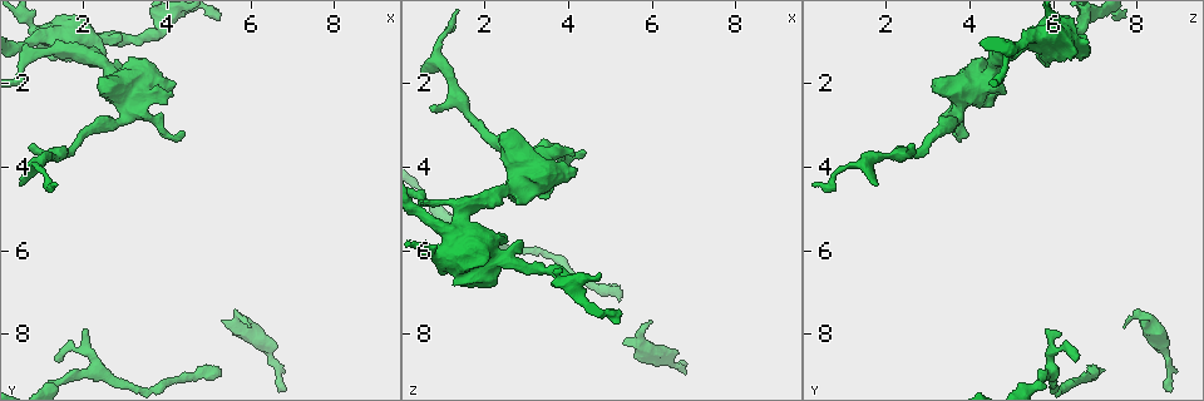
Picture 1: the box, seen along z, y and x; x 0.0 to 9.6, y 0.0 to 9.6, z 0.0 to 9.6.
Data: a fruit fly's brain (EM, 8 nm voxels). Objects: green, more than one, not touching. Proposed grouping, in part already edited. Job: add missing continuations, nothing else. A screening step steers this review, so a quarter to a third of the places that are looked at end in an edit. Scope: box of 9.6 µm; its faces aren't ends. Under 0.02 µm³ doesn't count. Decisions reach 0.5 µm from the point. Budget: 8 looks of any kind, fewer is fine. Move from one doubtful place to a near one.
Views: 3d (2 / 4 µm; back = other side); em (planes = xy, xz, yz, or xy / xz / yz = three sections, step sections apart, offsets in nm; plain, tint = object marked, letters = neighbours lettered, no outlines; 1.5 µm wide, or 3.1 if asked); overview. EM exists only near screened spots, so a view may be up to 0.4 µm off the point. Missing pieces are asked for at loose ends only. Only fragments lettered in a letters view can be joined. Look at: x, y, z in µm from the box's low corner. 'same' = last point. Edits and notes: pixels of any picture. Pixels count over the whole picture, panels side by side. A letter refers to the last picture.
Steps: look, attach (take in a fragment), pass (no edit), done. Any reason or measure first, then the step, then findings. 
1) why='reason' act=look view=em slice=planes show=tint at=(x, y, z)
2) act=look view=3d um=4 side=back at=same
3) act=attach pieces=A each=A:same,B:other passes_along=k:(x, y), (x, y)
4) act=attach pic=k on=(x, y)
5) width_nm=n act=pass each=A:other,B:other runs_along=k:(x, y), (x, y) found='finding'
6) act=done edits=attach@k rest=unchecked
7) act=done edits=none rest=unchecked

why='thick end' act=look view=3d um=4 at=(2.55, 1.90, 3.05)

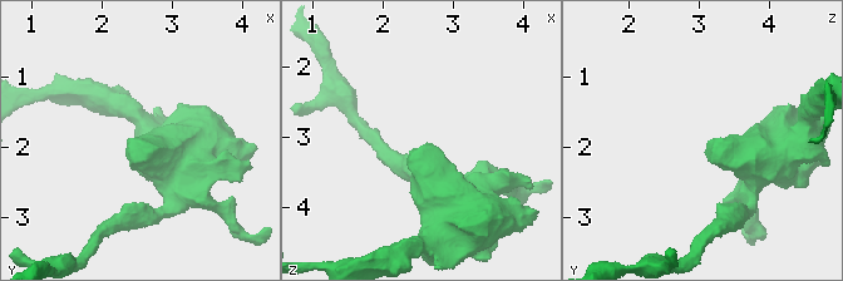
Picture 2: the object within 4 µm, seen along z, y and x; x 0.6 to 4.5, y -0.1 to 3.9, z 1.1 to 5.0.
act=look view=em slice=xy step=8 show=letters at=(2.60, 2.00, 3.15)

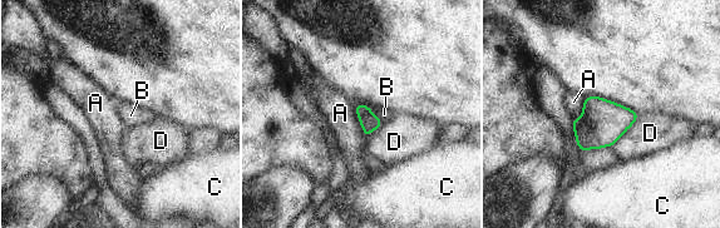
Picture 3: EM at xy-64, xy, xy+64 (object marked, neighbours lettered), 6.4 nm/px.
act=pass each=A:other,B:other,C:other,D:other border=3:(354, 105), (364, 137) found='no lettered fragment goes on from it'

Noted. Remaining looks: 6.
why='an open end' act=look view=3d um=2 at=(4.15, 2.00, 4.00)

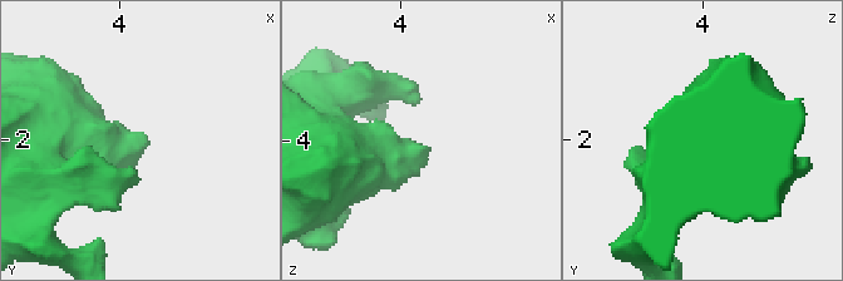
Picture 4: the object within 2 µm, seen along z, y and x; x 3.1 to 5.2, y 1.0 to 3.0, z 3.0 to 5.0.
act=look view=em slice=planes show=plain at=(4.20, 1.98, 4.04)

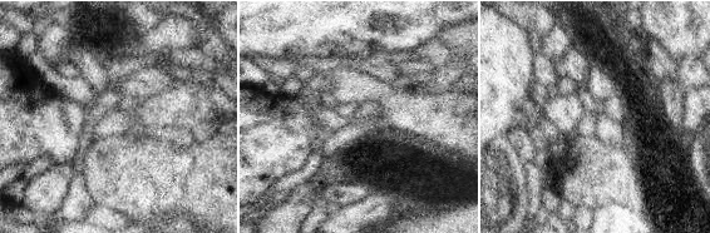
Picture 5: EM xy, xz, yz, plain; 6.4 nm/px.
why='what lies round it' act=look view=em slice=planes show=letters at=same

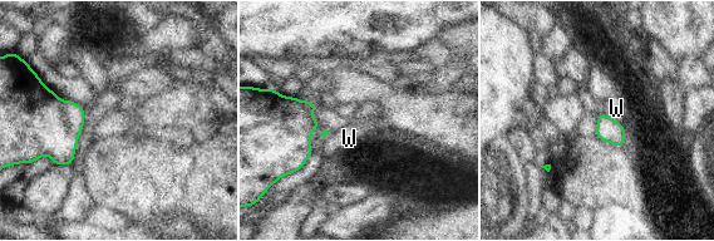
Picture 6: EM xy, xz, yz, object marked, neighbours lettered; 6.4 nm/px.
act=pass each=W:other border=6:(604, 113), (623, 124) found='none of them fits'

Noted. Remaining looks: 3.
why='branch stops here' act=look view=3d um=2 at=(1.45, 8.65, 6.55)

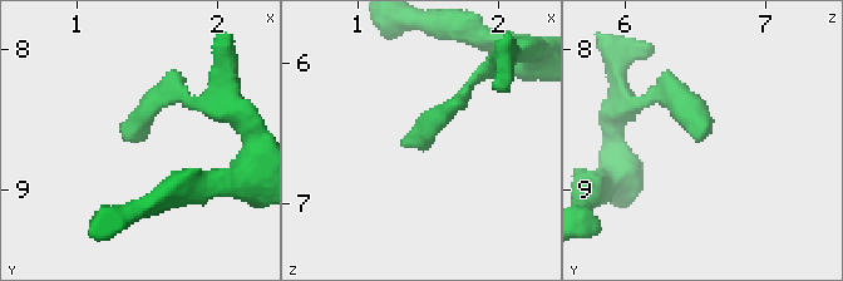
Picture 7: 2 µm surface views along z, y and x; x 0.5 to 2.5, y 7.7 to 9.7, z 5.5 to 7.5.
why='now the EM' act=look view=em slice=planes show=letters at=(1.42, 8.68, 6.54)

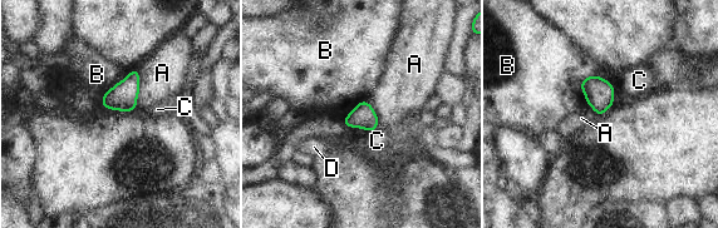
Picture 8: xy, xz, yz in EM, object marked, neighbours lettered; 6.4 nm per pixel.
width_nm=160 act=pass each=A:other,B:other,C:other,D:other found='no lettered fragment goes on from it'

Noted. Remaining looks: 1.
act=done edits=none rest=unchecked

